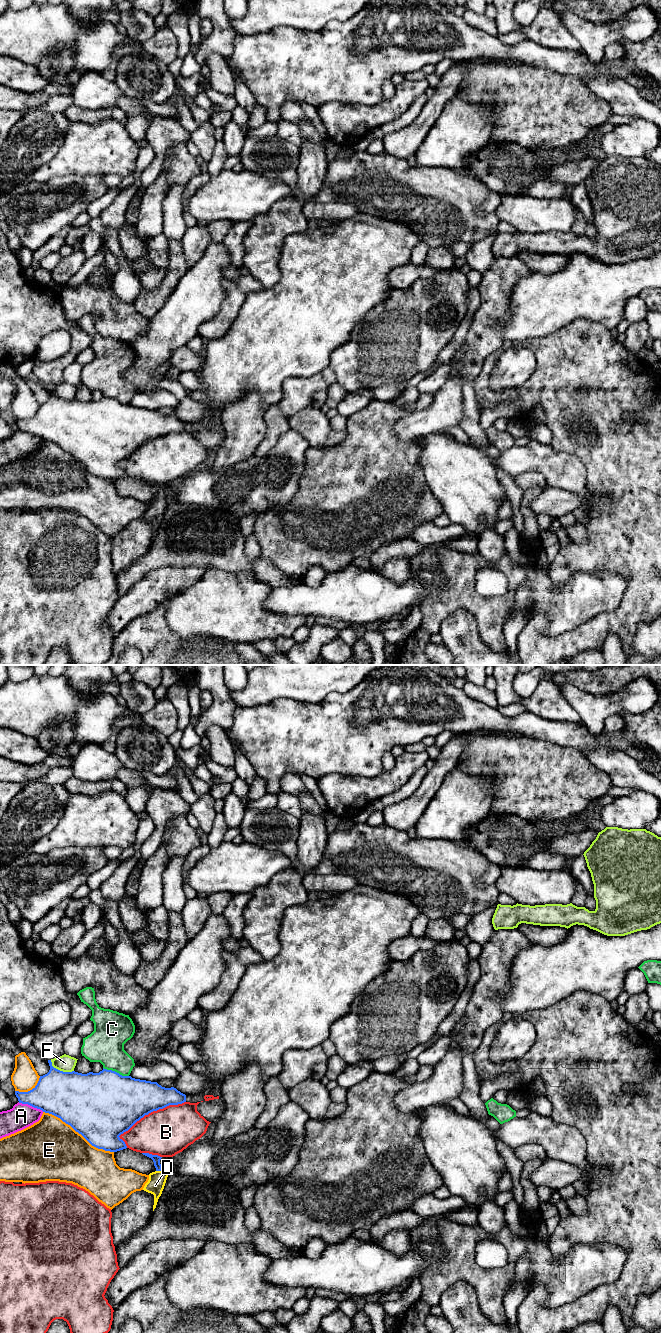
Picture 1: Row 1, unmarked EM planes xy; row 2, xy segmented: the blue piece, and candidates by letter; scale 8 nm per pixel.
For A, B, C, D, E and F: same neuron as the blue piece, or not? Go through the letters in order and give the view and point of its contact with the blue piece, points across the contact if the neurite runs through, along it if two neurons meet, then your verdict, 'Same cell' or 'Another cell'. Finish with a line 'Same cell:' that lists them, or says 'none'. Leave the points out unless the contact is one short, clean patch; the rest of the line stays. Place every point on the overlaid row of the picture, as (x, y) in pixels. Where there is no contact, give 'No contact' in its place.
A: Touches blue at xy (31, 1105). Another cell
B: Touches blue at xy (151, 1111). Another cell
C: Touches blue at xy (116, 1072). Another cell
D: Touches blue at xy (159, 1170). Path across: xy (156, 1159), (159, 1170), (159, 1177), (155, 1185). Same cell
E: Touches blue at xy (78, 1132). Another cell
F: Touches blue at xy (59, 1070). Another cell
Same cell: D

